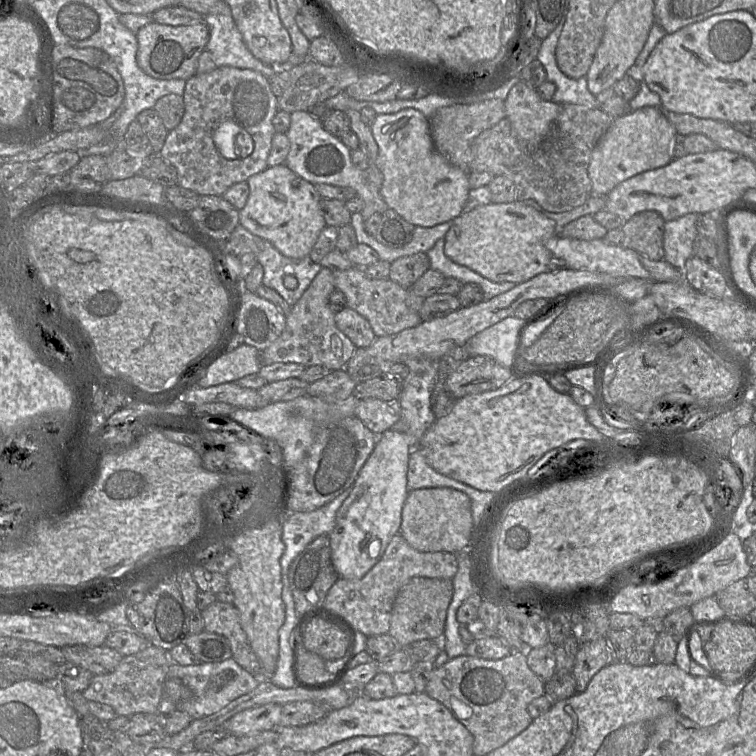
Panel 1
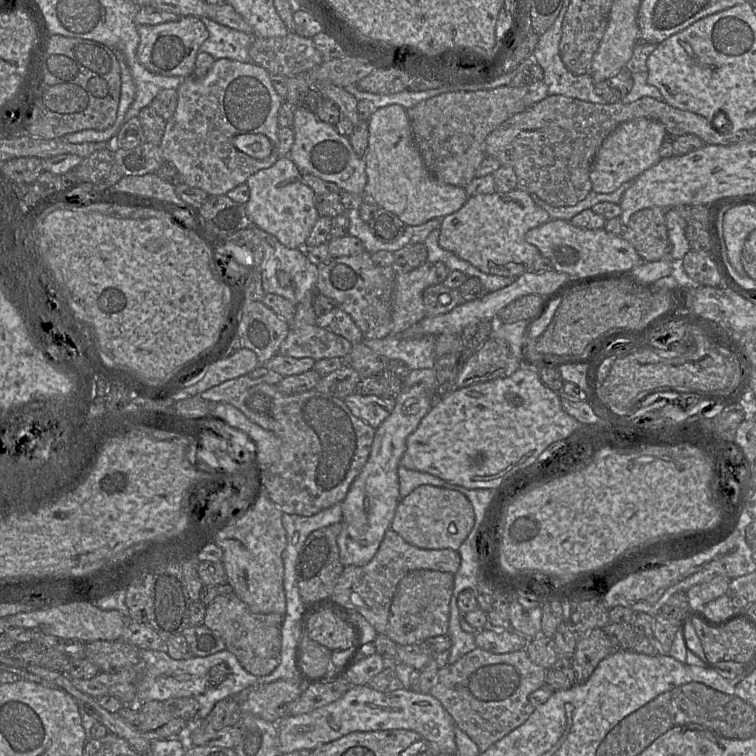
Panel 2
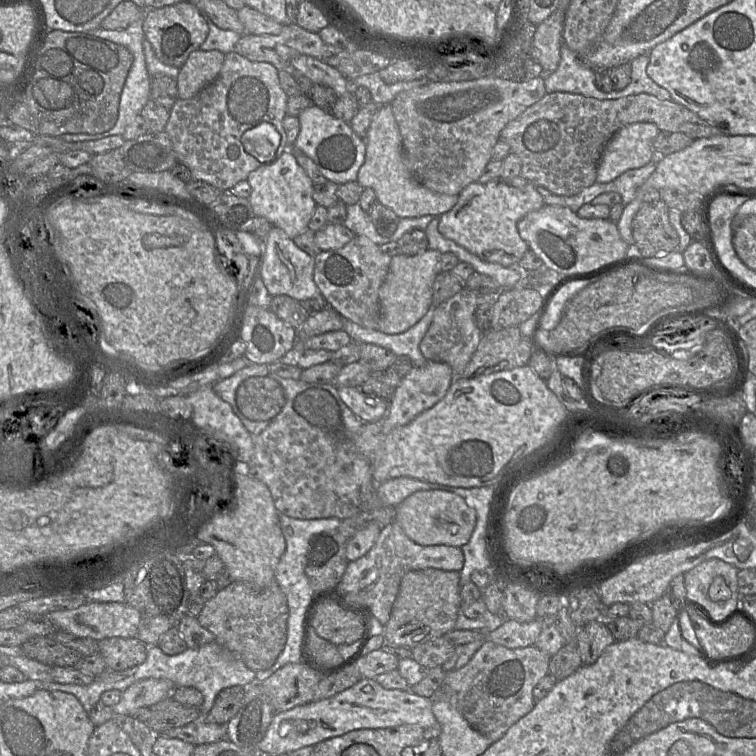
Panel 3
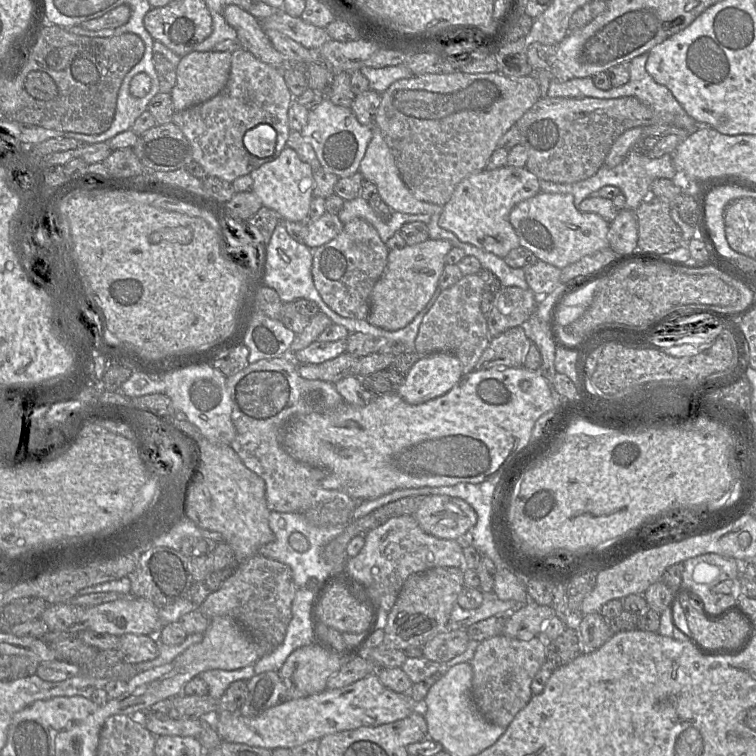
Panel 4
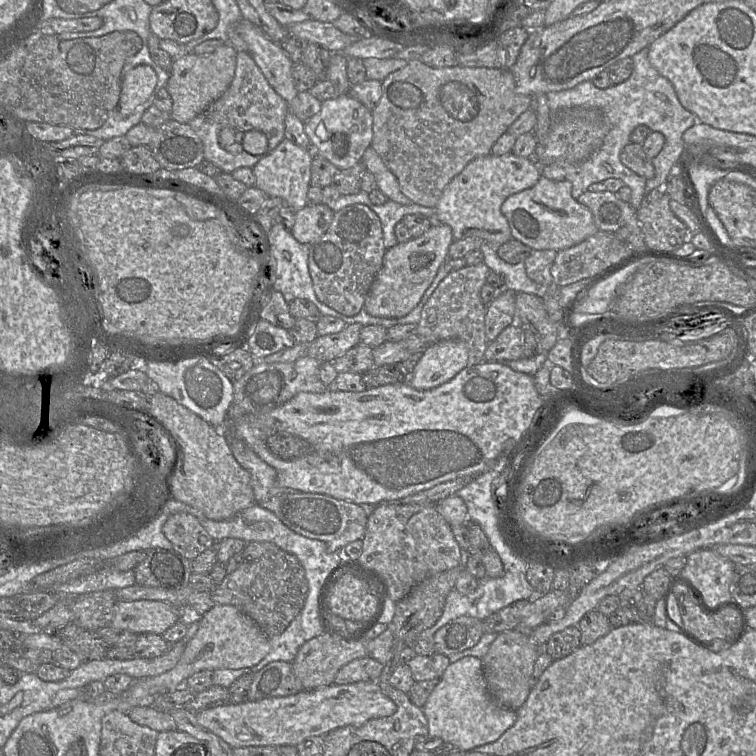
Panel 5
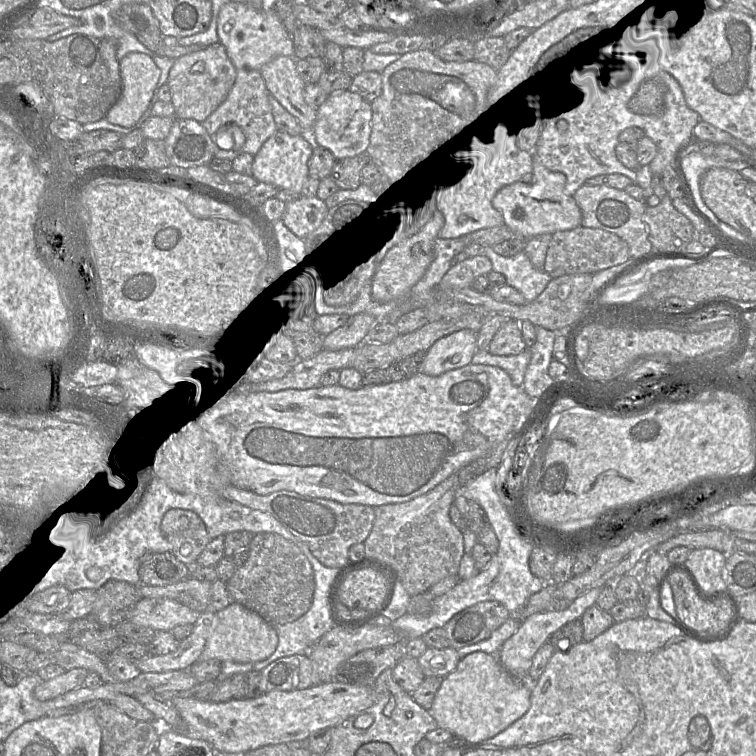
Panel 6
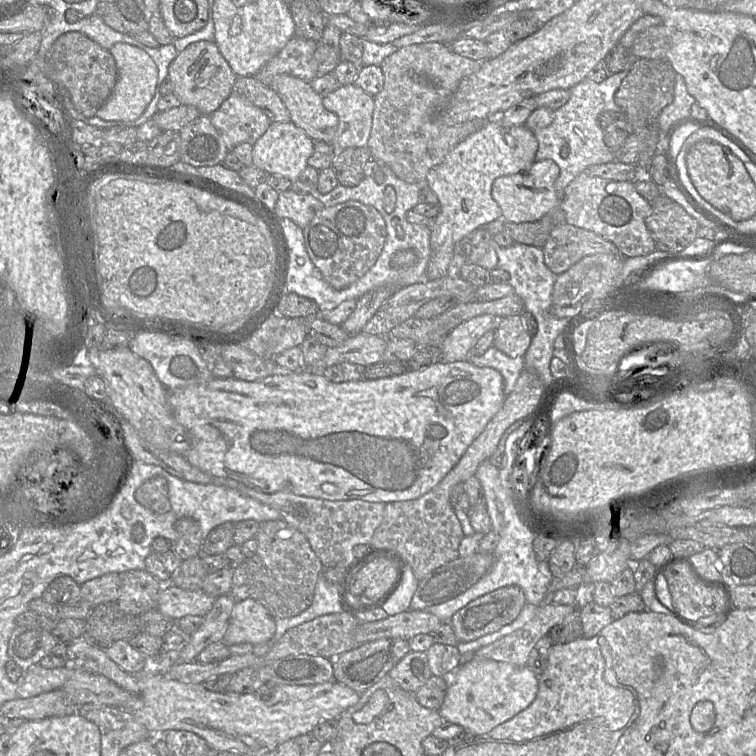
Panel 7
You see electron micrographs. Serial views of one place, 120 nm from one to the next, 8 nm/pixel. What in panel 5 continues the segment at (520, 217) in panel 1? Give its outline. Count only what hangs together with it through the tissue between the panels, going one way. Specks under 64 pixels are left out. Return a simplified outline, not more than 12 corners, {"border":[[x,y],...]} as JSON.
{"border":[[512,152],[478,157],[435,213],[454,240],[512,239],[501,211],[540,166]]}

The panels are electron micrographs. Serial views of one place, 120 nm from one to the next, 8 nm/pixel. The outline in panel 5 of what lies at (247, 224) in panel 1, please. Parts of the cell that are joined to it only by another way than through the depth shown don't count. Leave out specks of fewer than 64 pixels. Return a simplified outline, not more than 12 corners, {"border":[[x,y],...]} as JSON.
{"border":[[284,138],[252,168],[255,186],[307,205],[313,149]]}

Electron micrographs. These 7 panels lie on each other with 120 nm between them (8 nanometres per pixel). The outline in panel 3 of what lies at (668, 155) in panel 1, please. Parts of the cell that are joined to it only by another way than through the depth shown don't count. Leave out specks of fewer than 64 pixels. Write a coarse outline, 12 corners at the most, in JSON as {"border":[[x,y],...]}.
{"border":[[642,122],[619,129],[603,150],[596,182],[654,159],[659,132]]}

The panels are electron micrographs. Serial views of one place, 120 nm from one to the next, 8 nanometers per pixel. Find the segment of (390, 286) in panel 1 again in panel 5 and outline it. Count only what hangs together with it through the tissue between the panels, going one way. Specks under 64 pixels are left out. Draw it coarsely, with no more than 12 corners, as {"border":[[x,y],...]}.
{"border":[[369,207],[334,212],[309,245],[317,298],[358,314],[382,267]]}

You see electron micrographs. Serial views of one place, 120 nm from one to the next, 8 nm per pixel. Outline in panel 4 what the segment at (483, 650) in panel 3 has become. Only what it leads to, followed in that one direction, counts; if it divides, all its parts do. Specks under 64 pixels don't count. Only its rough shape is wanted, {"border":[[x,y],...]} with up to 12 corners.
{"border":[[542,631],[480,642],[471,695],[507,728],[547,658]]}

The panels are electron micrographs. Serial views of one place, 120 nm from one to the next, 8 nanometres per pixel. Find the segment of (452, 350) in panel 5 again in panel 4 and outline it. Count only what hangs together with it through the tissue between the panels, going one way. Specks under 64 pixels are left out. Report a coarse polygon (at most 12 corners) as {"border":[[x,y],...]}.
{"border":[[451,353],[420,356],[397,394],[421,404],[446,394],[462,375]]}

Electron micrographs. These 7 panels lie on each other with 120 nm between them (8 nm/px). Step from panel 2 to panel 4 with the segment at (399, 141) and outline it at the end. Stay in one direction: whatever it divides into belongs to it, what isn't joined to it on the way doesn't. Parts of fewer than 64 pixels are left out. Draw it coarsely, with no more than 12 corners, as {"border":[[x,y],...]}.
{"border":[[380,129],[361,160],[364,180],[393,211],[441,214],[420,201],[400,176]]}

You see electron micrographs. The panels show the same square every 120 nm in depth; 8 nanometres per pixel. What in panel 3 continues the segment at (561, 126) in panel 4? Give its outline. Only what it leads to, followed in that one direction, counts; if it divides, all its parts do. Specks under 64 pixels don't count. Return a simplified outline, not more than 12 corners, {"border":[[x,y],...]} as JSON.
{"border":[[546,93],[500,140],[521,176],[559,196],[596,182],[633,123],[726,134],[673,100]]}

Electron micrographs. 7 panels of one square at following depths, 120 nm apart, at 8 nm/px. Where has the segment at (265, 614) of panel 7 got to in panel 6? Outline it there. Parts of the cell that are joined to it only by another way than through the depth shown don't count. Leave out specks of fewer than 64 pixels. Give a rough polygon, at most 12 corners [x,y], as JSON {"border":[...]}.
{"border":[[233,602],[215,614],[199,662],[255,663],[275,627]]}

